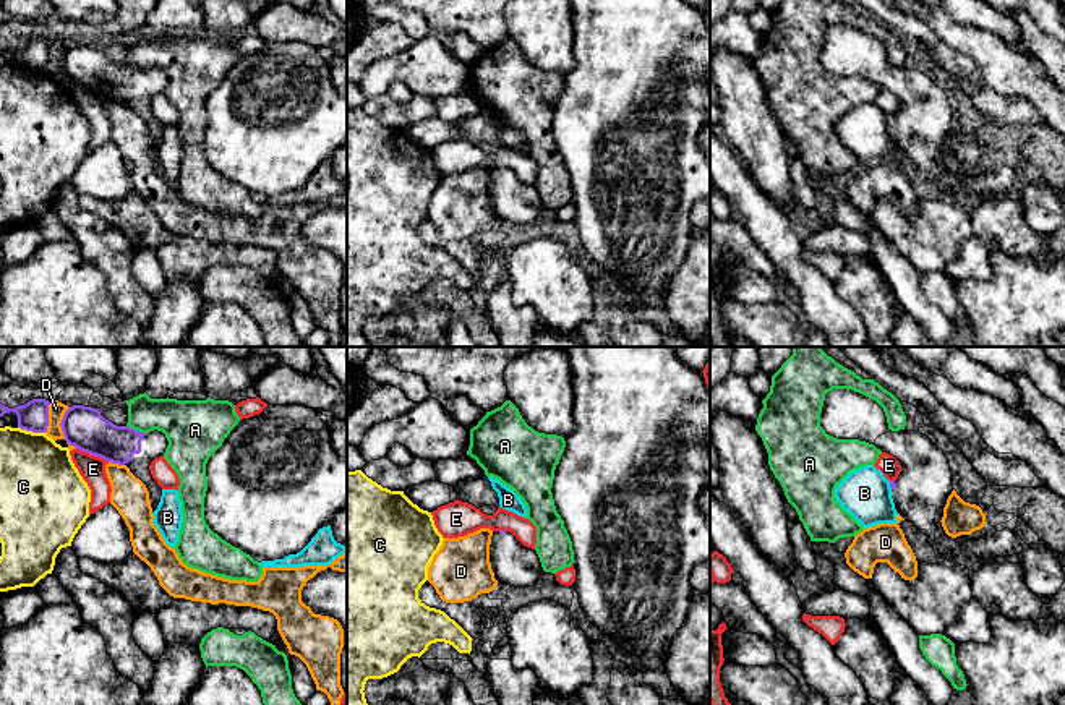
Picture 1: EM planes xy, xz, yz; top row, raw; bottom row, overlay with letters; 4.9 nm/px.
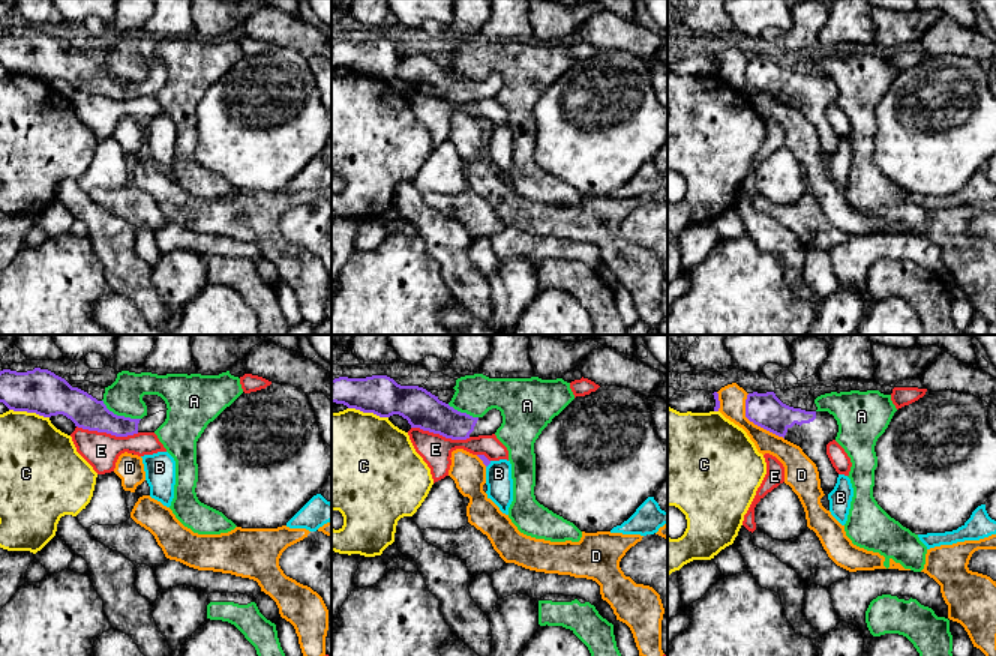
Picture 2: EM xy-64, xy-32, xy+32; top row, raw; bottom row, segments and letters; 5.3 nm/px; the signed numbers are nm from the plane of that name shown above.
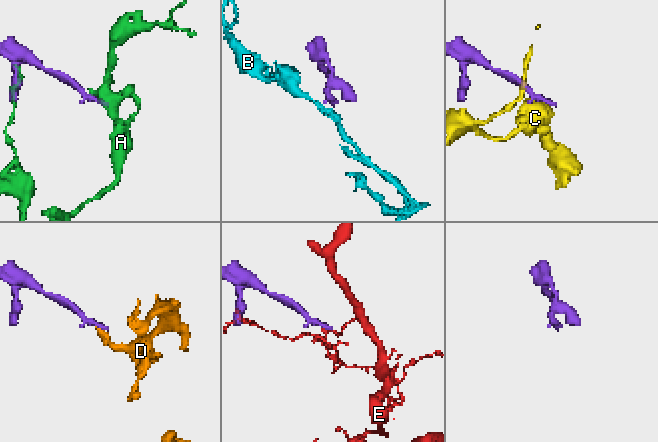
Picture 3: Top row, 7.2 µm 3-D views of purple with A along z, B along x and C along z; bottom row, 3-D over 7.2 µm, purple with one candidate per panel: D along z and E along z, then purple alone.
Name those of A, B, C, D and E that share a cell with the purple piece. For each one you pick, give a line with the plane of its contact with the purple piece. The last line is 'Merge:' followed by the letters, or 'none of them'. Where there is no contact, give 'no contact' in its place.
Merge: none of them

